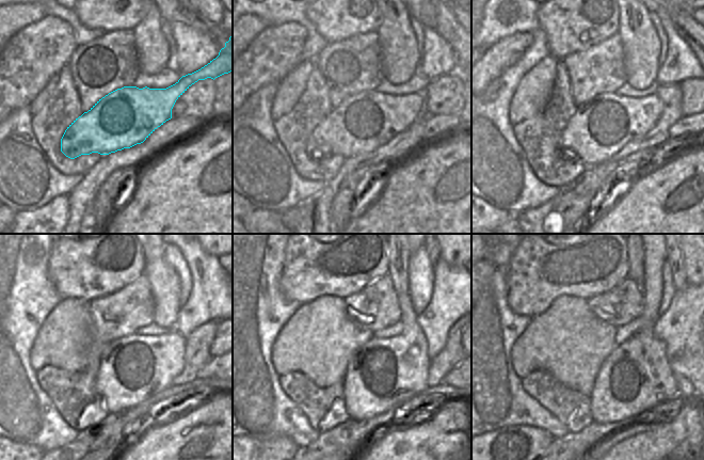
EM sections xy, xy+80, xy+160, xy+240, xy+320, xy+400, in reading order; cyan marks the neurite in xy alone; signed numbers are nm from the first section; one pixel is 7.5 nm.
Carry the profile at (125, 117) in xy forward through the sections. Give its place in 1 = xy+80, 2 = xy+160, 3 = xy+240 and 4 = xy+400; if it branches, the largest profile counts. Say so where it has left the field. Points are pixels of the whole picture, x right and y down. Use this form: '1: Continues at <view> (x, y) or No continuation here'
1: Continues at xy+80 (363, 122)
2: Continues at xy+160 (601, 127)
3: Continues at xy+240 (132, 368)
4: Continues at xy+400 (635, 382)

